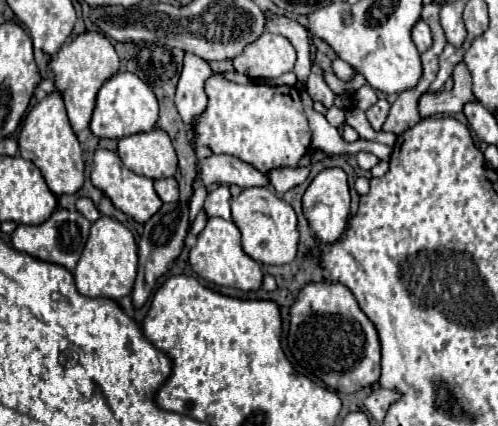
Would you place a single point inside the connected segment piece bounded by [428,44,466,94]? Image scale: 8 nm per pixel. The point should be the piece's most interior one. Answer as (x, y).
(451, 56)

